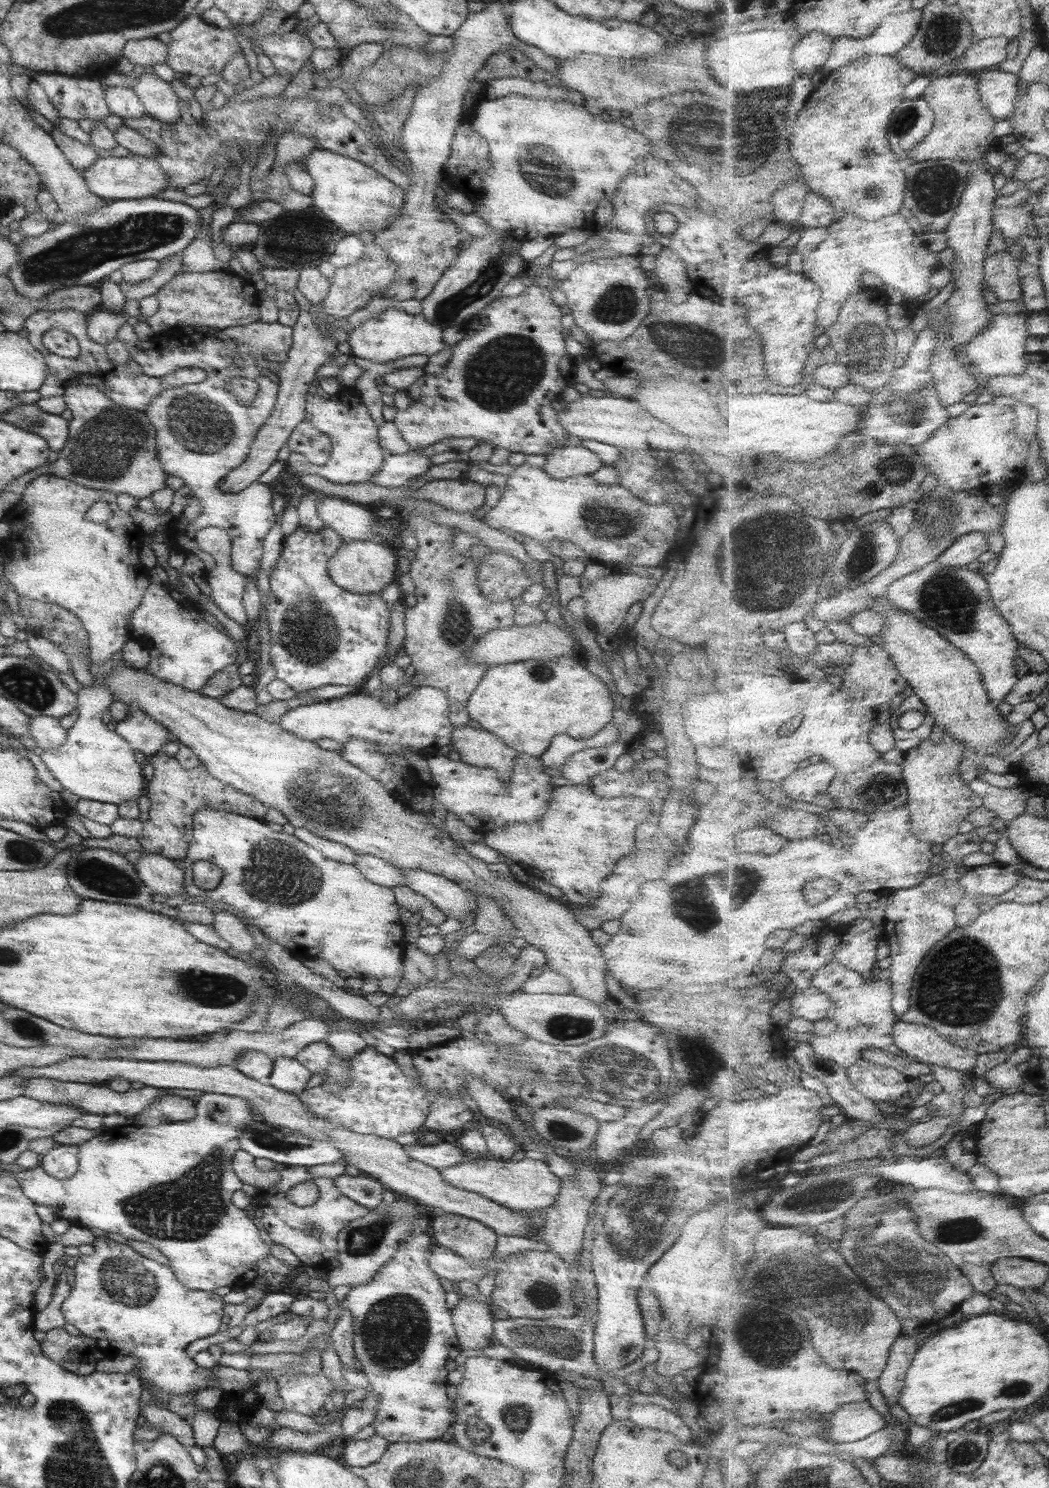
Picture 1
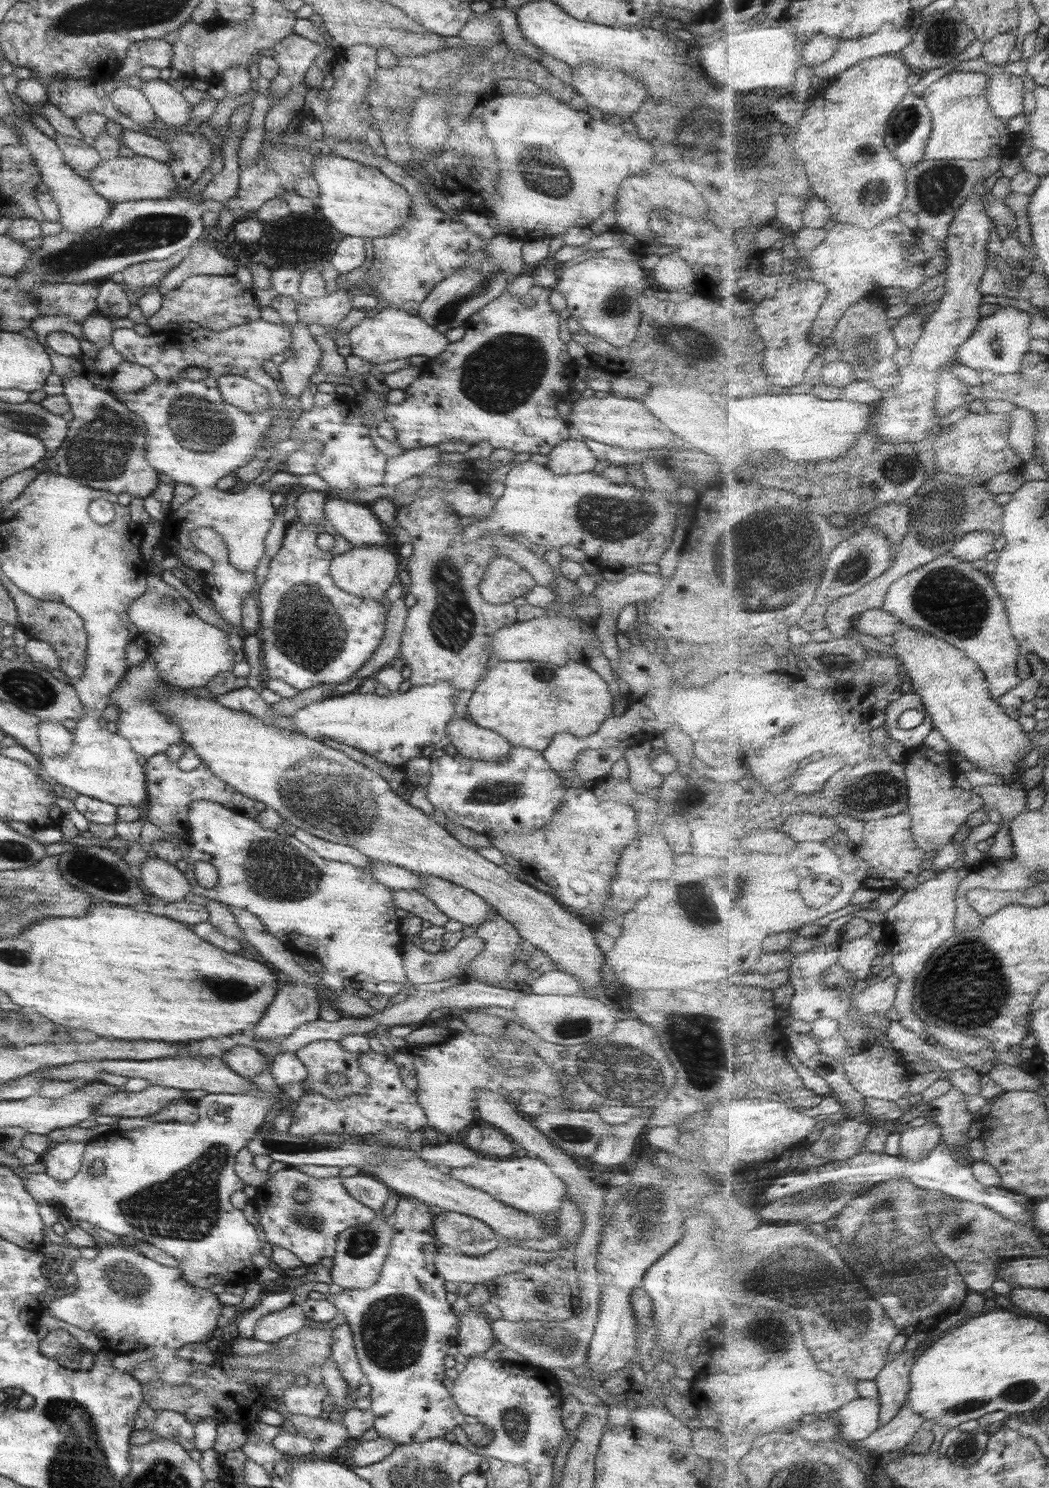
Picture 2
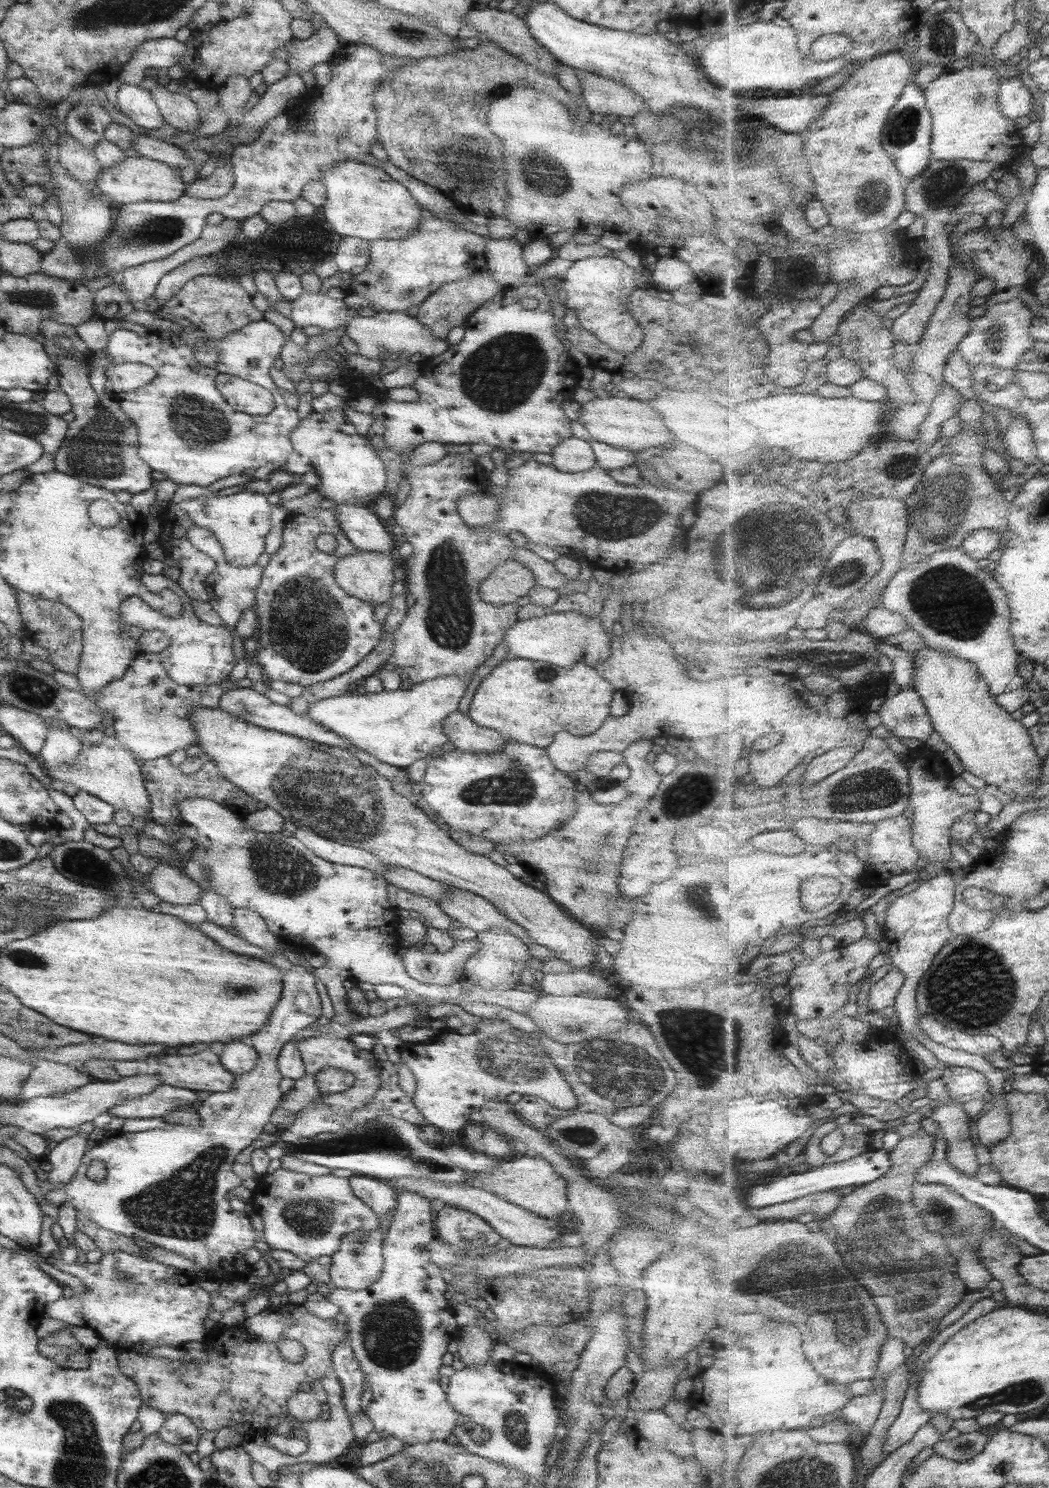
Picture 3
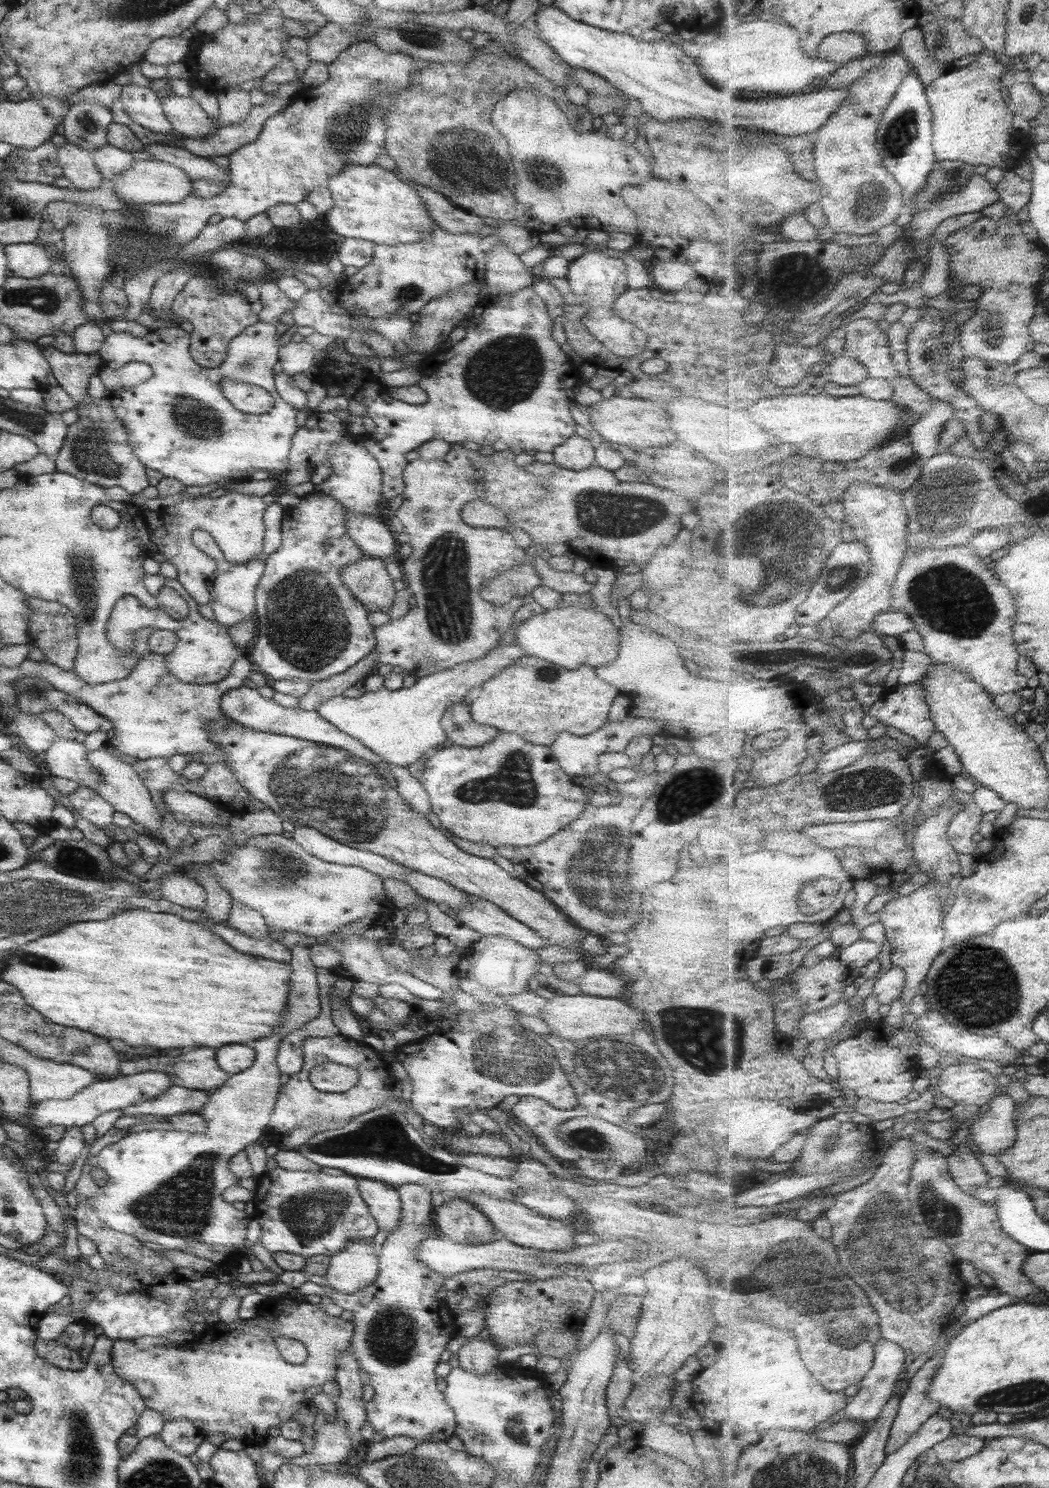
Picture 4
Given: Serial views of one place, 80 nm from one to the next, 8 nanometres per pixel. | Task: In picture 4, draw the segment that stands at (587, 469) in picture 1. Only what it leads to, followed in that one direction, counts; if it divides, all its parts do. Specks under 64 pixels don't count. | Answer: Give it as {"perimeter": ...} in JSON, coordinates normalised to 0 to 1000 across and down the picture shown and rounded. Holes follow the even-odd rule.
{"perimeter":[[[548,291],[536,298],[531,299],[525,303],[526,310],[532,314],[546,316],[554,316],[565,313],[566,298],[563,295],[558,296]]]}

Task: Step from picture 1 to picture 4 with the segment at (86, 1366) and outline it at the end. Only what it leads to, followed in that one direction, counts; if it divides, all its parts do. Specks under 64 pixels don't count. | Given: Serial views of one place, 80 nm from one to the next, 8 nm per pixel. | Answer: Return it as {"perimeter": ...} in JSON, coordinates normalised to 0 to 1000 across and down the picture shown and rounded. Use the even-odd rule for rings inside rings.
{"perimeter":[[[55,899],[35,900],[32,902],[33,910],[51,918],[62,921],[77,921],[81,915],[75,911],[75,907],[64,906]]]}

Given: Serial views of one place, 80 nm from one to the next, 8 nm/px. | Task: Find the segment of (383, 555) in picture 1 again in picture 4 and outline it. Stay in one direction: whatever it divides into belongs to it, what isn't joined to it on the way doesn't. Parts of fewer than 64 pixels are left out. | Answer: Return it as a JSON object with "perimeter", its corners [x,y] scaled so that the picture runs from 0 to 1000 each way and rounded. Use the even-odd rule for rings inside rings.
{"perimeter":[[[346,374],[340,378],[328,380],[325,392],[351,410],[368,411],[372,409],[378,397],[369,384],[369,376]]]}

